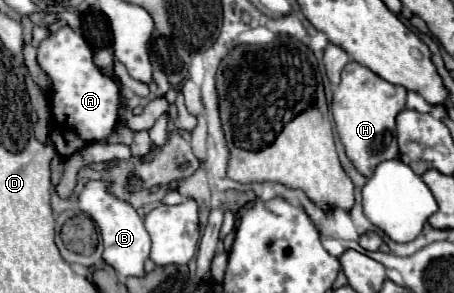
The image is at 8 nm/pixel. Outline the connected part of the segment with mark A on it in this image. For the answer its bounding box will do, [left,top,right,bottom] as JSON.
[38,26,120,156]

